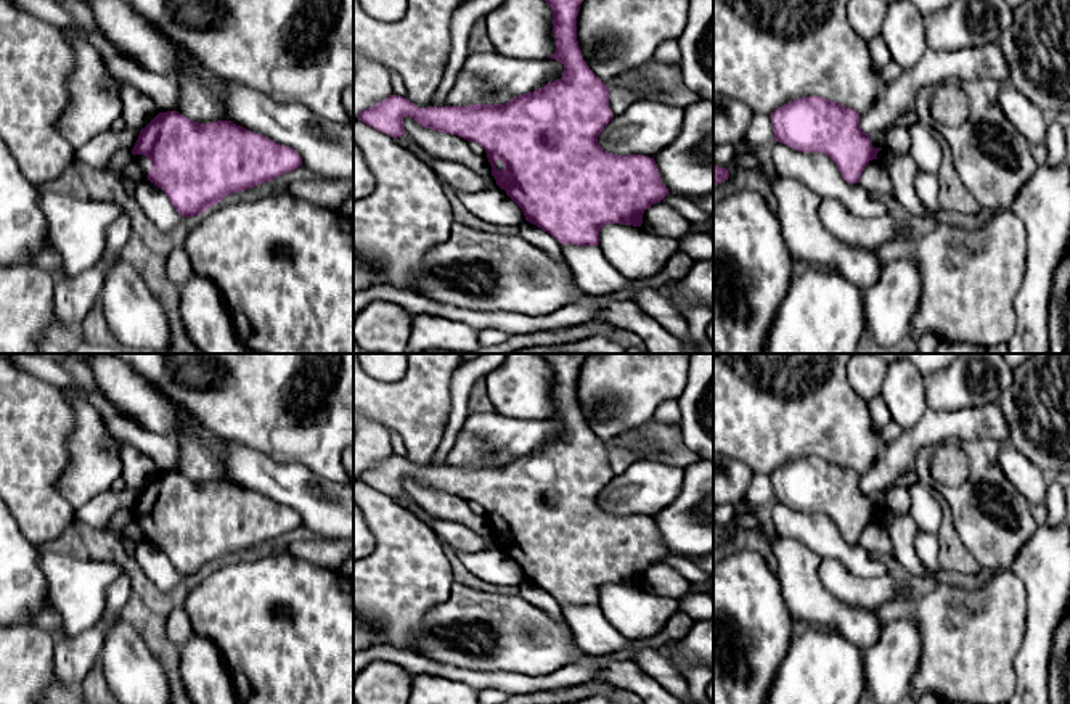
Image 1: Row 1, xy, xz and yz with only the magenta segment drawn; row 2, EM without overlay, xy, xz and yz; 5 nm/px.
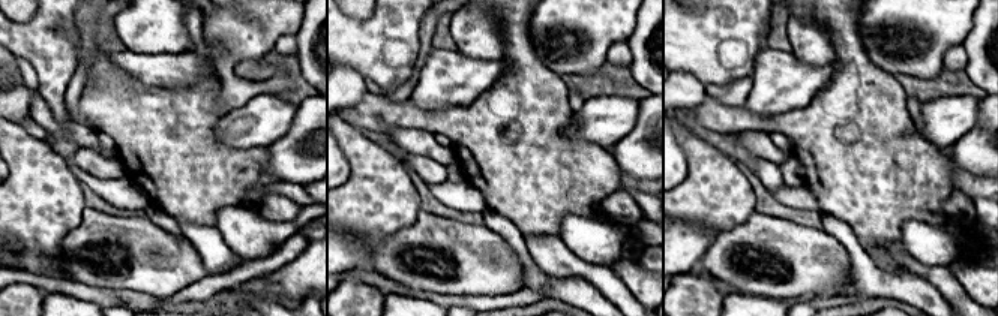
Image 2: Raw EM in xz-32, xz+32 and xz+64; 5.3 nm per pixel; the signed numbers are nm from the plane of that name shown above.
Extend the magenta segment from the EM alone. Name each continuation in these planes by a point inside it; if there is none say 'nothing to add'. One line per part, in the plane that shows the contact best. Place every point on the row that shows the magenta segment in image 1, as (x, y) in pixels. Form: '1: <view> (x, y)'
1: xy (145, 164)

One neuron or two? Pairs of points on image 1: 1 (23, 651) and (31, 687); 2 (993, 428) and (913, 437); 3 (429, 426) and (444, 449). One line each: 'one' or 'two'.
1: one
2: one
3: two

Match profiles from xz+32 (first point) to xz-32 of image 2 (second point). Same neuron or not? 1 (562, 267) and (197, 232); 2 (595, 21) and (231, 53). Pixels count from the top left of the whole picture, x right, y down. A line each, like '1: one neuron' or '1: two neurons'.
1: one neuron
2: one neuron

